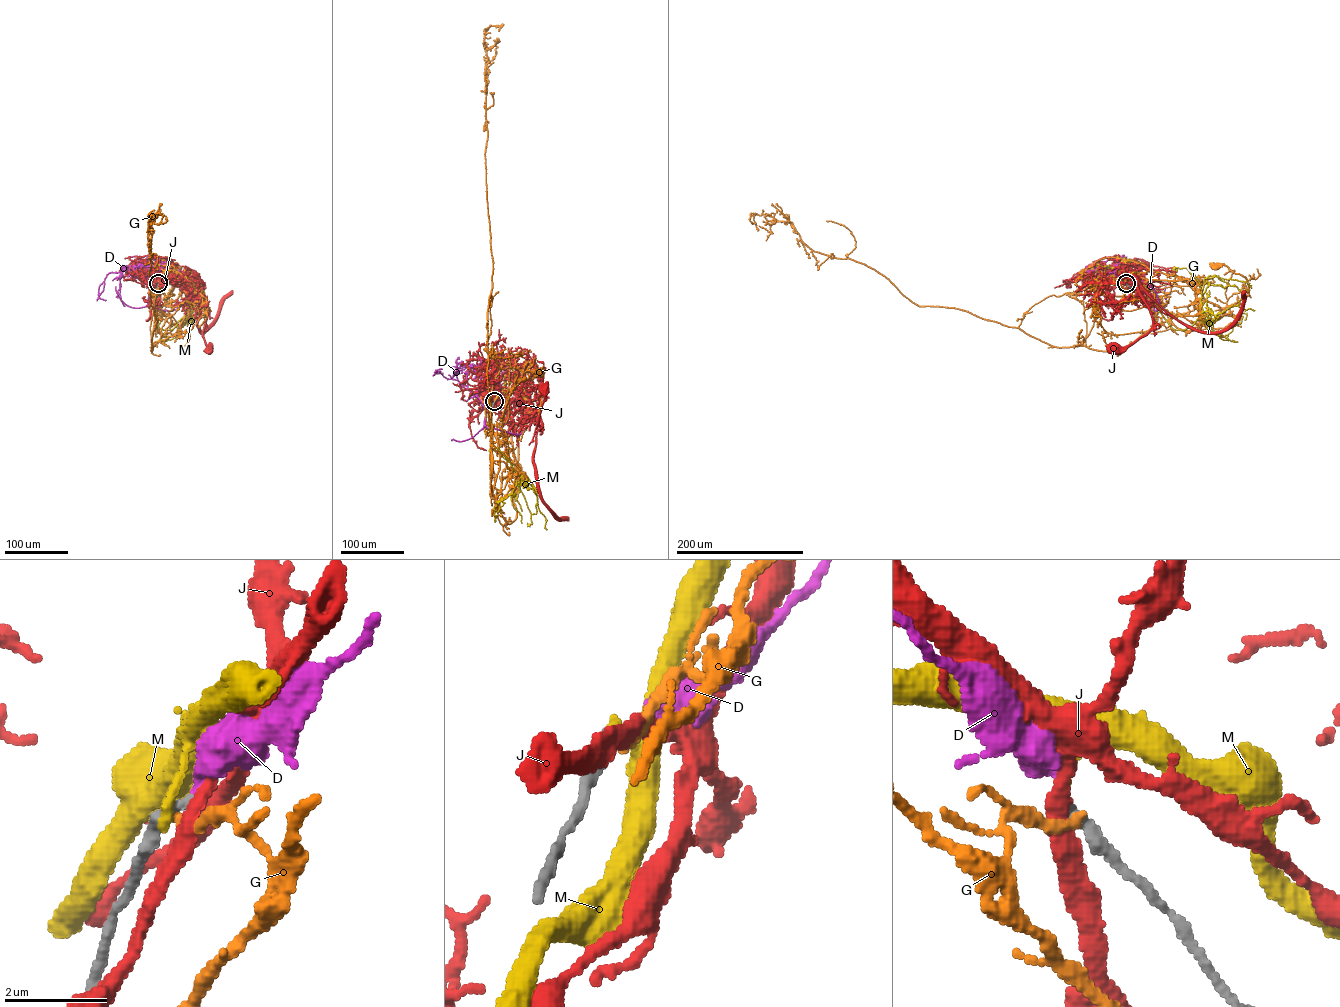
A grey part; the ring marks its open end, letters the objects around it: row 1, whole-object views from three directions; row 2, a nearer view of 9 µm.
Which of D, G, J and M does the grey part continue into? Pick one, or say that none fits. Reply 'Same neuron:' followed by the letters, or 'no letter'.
Same neuron: D

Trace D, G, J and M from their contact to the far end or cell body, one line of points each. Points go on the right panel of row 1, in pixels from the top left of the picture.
D: (1126, 283), (1115, 269), (1117, 276), (1154, 290), (1155, 310), (1145, 297), (1164, 307), (1165, 286)
G: (1126, 283), (1172, 313), (1217, 315), (1245, 297), (1248, 288), (1245, 277), (1226, 266), (1215, 268)
J: (1126, 283), (1119, 272), (1124, 267), (1129, 275)
M: (1126, 283), (1144, 291), (1173, 329), (1184, 330), (1199, 316), (1201, 291), (1199, 283), (1187, 268), (1175, 270)

